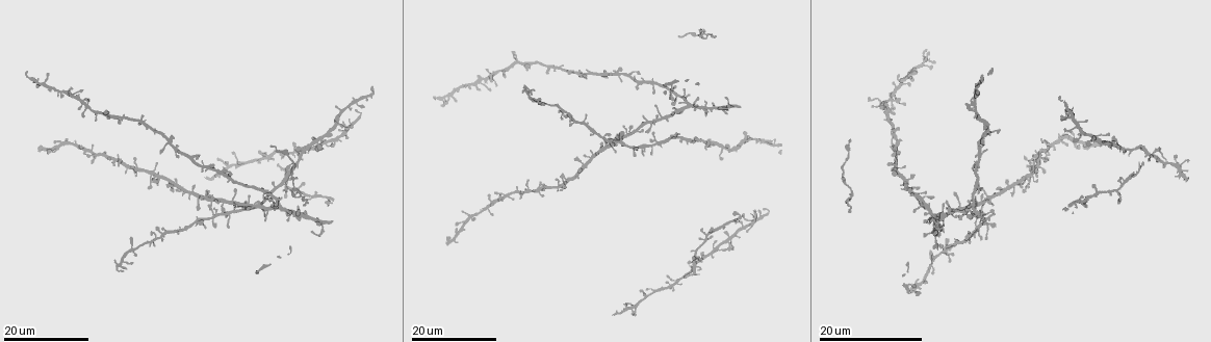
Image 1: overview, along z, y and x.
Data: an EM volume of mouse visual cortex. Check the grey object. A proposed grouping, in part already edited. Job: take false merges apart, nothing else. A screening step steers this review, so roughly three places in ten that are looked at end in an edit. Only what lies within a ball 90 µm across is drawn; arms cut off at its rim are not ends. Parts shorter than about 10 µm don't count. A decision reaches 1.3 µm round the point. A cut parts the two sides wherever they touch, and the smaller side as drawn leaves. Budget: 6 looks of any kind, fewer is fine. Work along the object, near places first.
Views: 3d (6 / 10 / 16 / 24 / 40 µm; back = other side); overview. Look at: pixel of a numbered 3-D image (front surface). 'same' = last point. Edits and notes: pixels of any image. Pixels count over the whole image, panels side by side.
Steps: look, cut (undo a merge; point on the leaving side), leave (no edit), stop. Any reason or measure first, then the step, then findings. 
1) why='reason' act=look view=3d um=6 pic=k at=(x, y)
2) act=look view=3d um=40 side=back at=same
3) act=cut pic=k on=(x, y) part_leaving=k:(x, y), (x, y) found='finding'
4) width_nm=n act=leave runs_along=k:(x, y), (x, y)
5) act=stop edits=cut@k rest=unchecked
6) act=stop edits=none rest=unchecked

why='thin arm on a thick one' act=look view=3d um=24 pic=1 at=(263, 191)

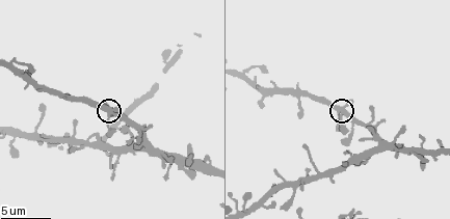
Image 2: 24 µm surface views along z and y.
why='closer look' act=look view=3d um=6 pic=2 at=(341, 106)

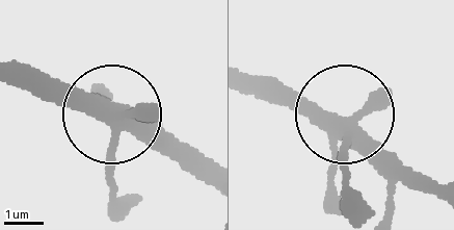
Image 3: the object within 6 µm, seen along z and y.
width_nm=390 act=leave found='continuous, no second neuron'

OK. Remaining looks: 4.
why='three arms meet' act=look view=3d um=6 pic=2 at=(119, 155)

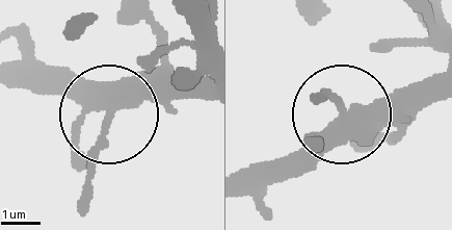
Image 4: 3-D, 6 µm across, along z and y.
act=leave found='continuous, no second neuron'

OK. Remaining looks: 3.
why='calibre changes' act=look view=3d um=16 pic=1 at=(932, 264)

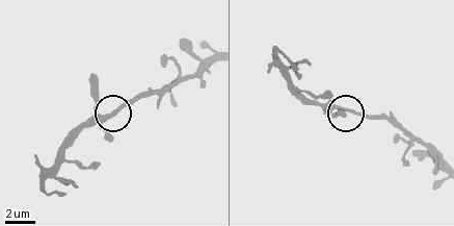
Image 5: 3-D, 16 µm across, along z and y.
act=look view=3d um=6 pic=5 at=(104, 117)

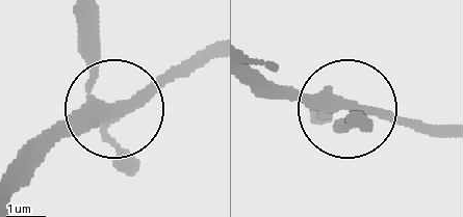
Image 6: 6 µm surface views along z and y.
act=leave runs_along=6:(209, 49), (24, 144) found='one neuron here'

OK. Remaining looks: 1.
act=stop edits=none rest=unchecked

